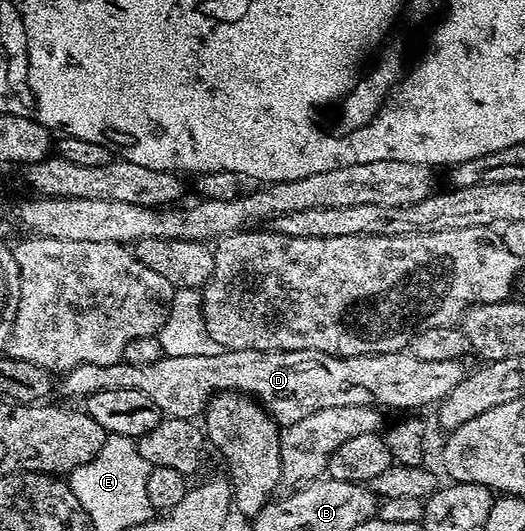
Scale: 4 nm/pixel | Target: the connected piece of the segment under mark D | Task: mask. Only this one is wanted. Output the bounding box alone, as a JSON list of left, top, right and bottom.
[57,350,469,427]

